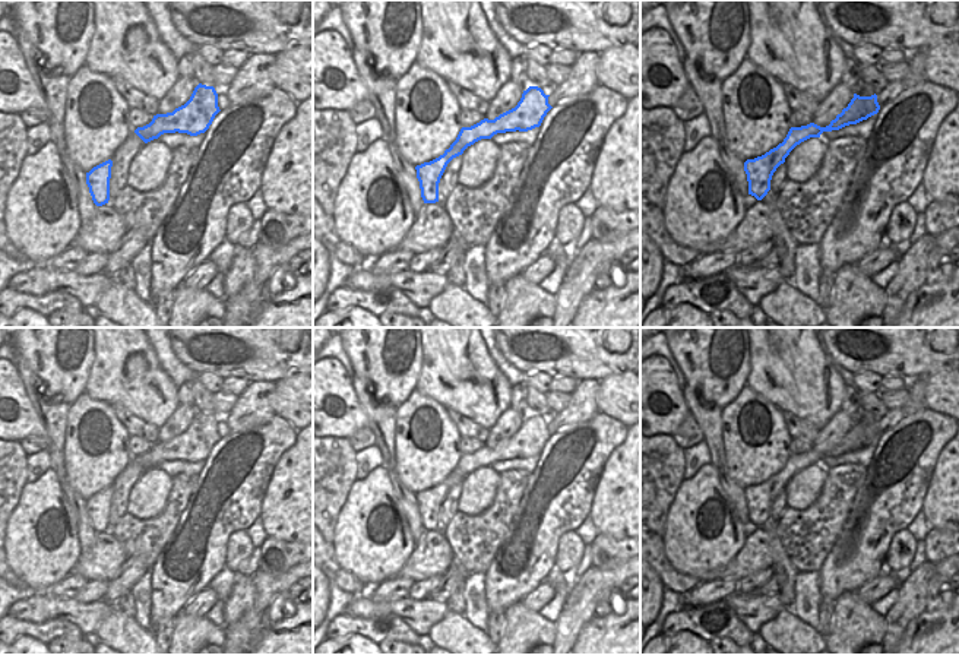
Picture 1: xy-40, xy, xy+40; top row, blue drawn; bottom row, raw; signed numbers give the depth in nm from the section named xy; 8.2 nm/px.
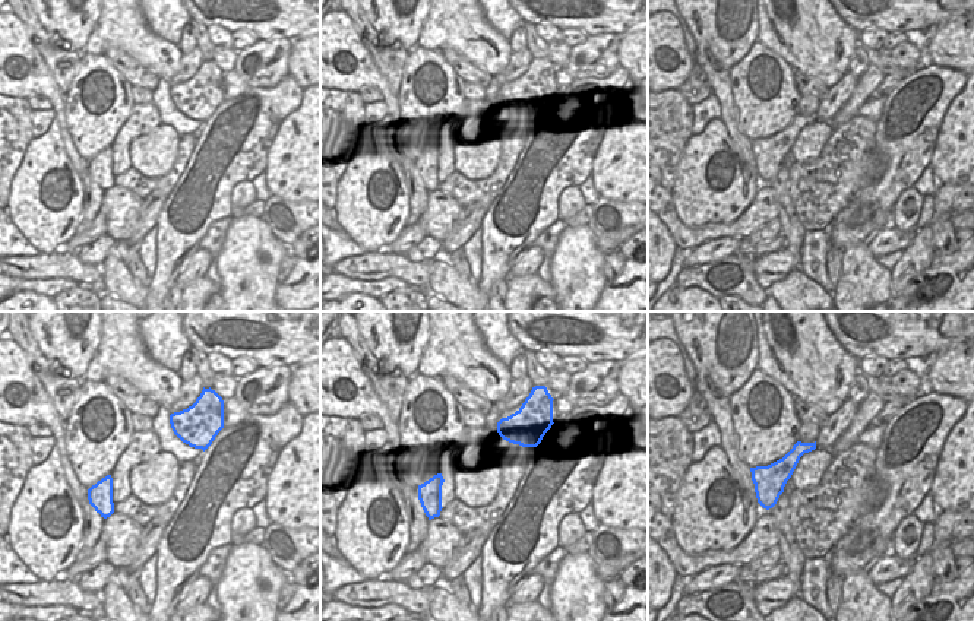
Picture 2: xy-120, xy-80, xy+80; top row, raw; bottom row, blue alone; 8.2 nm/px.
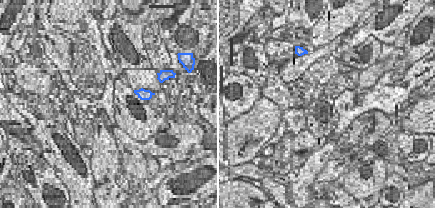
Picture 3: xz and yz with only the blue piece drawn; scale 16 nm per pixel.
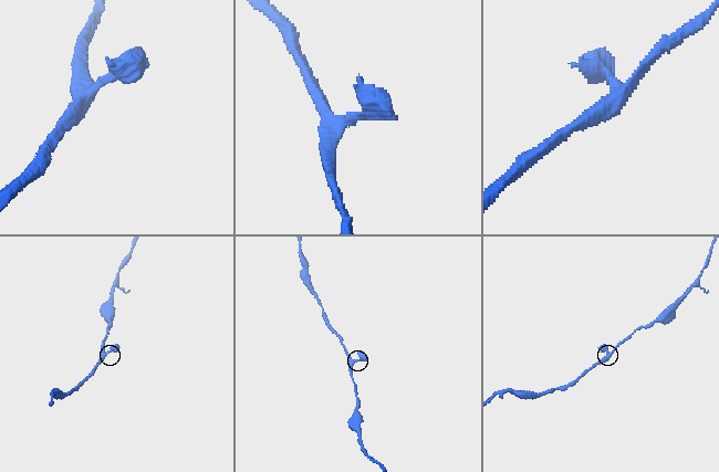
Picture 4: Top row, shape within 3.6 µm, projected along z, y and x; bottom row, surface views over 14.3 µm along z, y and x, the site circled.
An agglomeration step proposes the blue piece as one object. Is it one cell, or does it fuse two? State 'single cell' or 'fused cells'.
single cell

